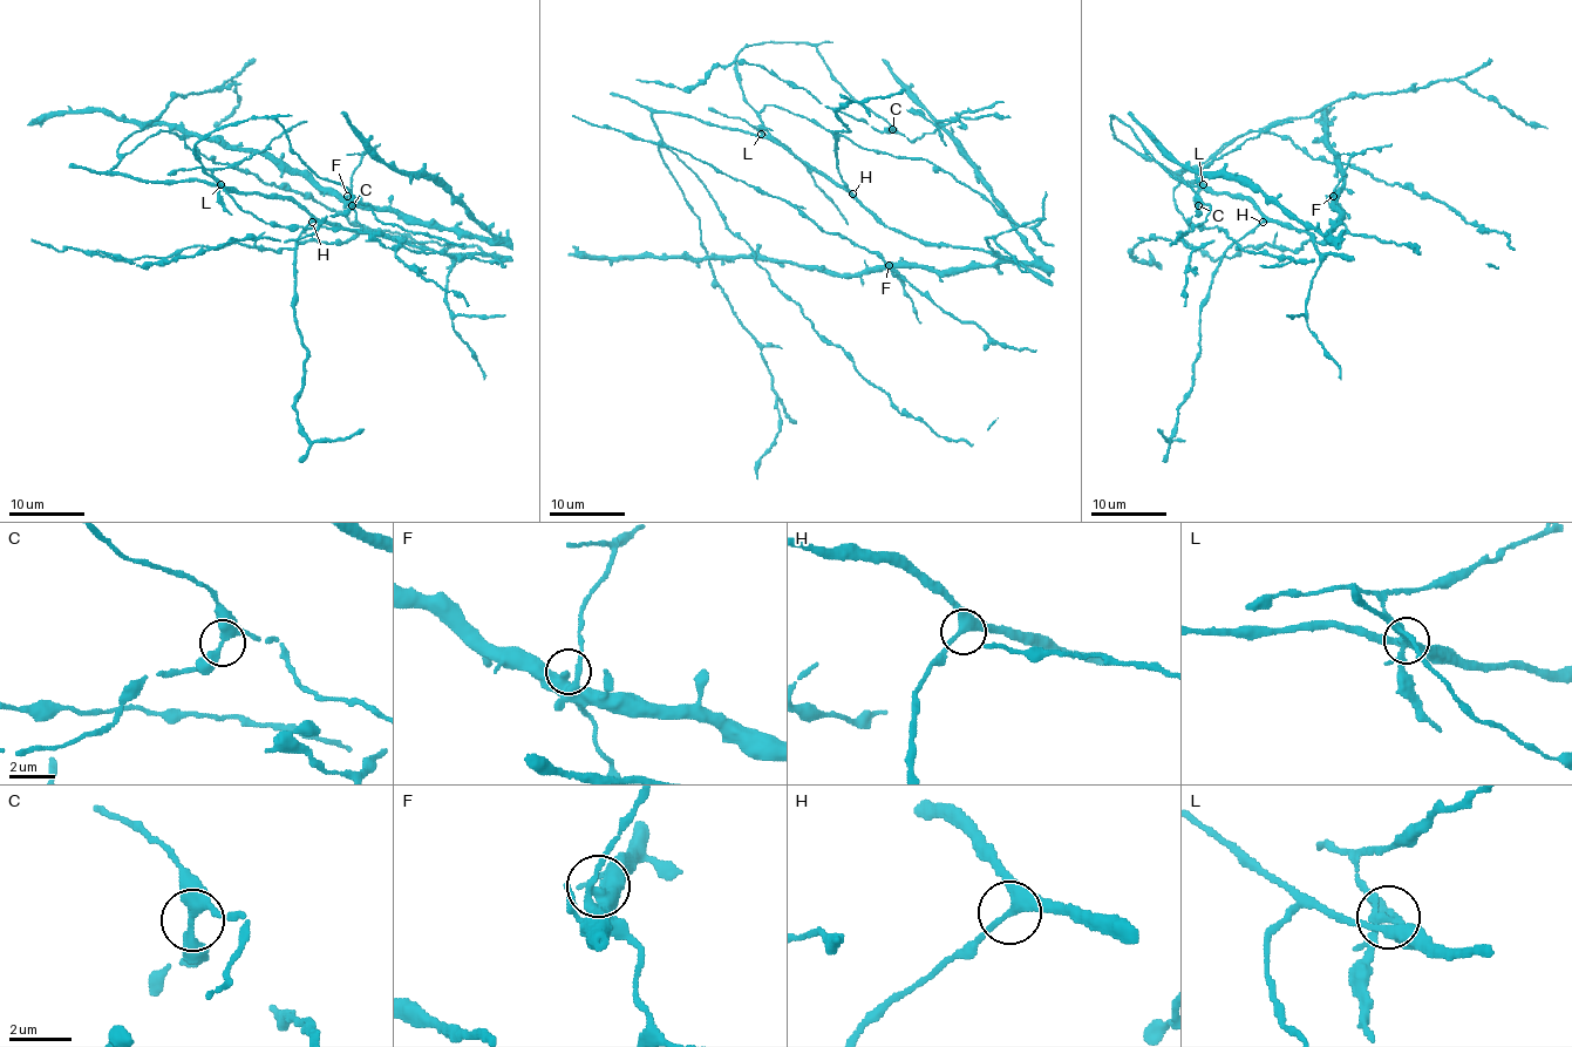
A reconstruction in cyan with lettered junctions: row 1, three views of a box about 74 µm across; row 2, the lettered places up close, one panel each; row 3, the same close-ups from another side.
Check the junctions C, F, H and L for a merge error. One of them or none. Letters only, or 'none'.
L

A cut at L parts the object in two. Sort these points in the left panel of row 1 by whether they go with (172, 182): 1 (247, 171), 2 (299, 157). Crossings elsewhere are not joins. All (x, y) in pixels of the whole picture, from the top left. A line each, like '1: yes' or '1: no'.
1: yes
2: yes

